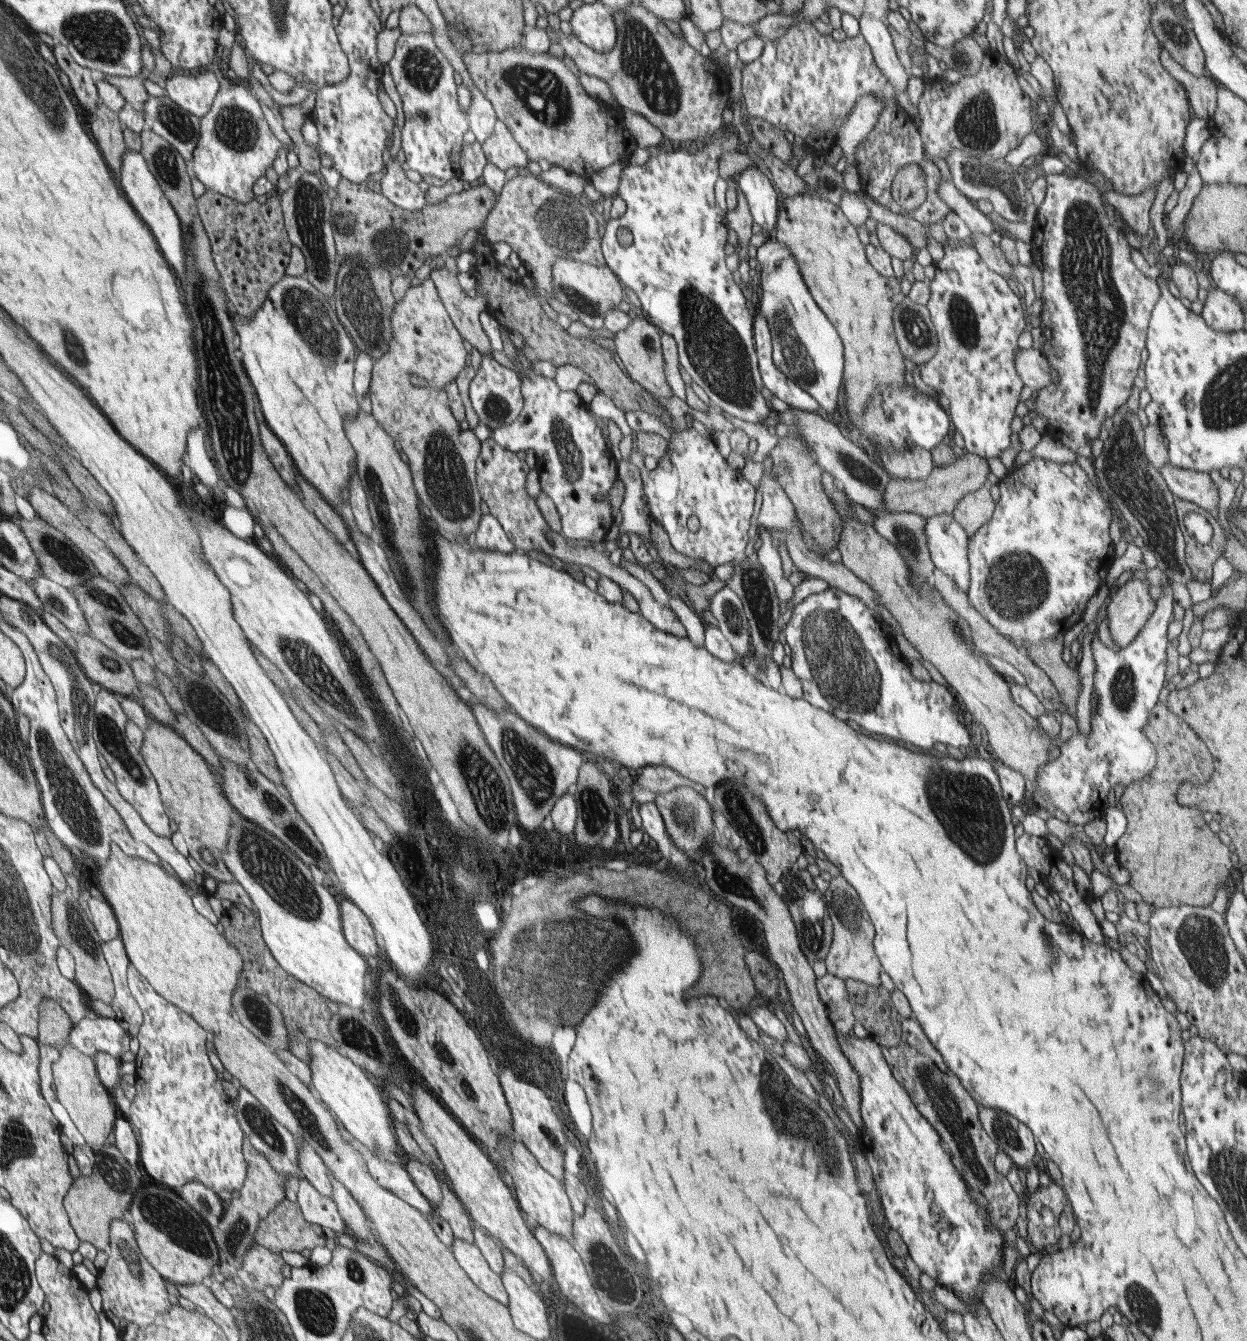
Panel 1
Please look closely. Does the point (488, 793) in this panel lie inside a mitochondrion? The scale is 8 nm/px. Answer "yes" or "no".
yes

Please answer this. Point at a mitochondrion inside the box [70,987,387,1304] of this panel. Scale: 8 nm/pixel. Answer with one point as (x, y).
(178, 1223)

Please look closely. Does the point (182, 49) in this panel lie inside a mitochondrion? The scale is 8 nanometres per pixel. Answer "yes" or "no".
no

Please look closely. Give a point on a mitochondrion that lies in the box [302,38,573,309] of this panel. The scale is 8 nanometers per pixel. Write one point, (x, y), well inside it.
(388, 242)

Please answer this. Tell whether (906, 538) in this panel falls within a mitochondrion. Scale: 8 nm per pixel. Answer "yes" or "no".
yes

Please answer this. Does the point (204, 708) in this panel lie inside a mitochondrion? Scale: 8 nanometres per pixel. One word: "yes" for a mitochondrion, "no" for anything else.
yes

